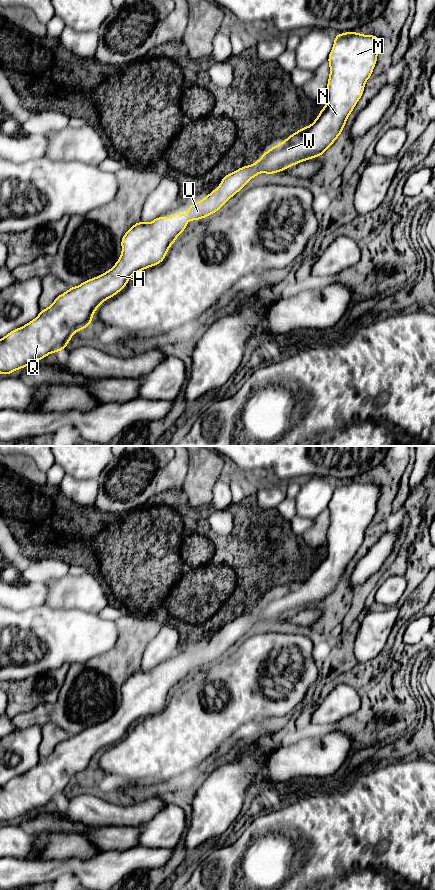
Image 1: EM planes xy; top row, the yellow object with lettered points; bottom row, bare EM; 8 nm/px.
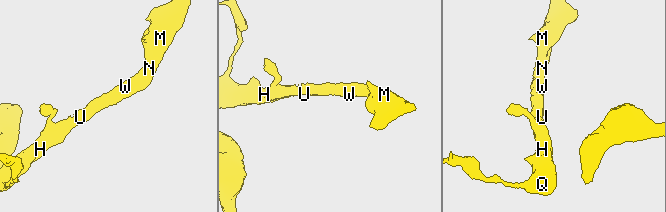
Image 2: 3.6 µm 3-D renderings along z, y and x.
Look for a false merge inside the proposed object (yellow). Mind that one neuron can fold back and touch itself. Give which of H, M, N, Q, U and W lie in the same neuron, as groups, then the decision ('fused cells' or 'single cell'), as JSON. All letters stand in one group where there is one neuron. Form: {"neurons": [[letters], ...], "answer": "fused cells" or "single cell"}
{"neurons": [["H", "M", "N", "Q", "U", "W"]], "answer": "single cell"}

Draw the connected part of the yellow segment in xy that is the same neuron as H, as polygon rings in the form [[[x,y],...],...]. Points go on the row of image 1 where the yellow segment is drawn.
[[[356,31],[335,34],[334,45],[328,56],[330,75],[327,83],[327,103],[315,121],[270,148],[254,164],[243,166],[223,176],[222,182],[215,190],[201,201],[188,206],[186,217],[175,211],[172,219],[163,216],[149,223],[141,221],[135,223],[122,237],[121,257],[110,270],[76,287],[70,287],[68,291],[57,296],[52,305],[40,310],[34,320],[0,339],[0,374],[8,375],[30,365],[33,361],[39,361],[51,353],[62,351],[75,332],[91,324],[99,305],[124,289],[132,275],[158,265],[165,259],[170,246],[177,240],[176,237],[186,229],[188,220],[200,220],[217,212],[261,172],[275,174],[324,154],[341,134],[349,115],[363,95],[364,85],[372,75],[380,47],[380,39],[375,35],[358,34]]]

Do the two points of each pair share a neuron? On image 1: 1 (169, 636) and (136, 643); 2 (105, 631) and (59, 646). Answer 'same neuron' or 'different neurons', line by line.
1: different neurons
2: same neuron

